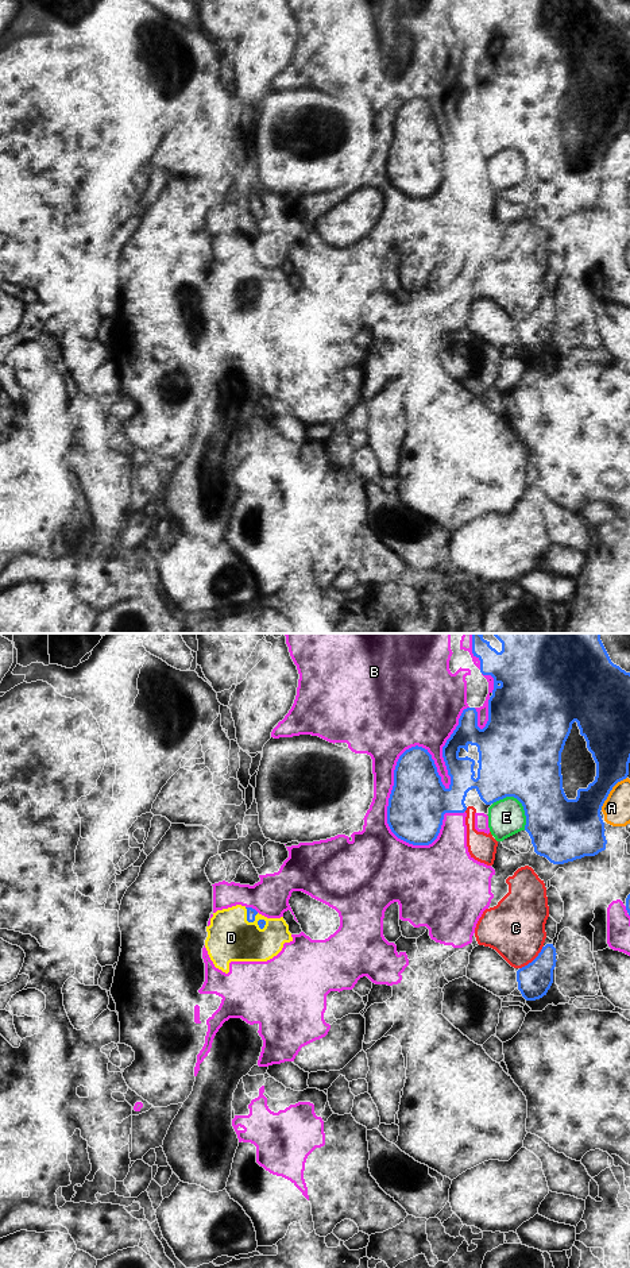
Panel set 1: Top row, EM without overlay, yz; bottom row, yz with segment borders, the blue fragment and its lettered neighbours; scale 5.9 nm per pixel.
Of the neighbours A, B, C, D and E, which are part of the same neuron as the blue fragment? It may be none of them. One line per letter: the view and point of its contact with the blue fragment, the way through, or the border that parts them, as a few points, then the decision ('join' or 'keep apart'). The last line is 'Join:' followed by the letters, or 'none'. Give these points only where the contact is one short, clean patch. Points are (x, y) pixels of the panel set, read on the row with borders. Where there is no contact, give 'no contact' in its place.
A: meets blue in yz at (610, 790); keep apart
B: meets blue in yz at (426, 751); keep apart
C: meets blue in yz at (534, 959); keep apart
D: meets blue in yz at (250, 921); join
E: meets blue in yz at (520, 801); keep apart
Join: D

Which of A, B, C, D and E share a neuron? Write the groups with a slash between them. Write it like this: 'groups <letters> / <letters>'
groups A / B / C / D / E

